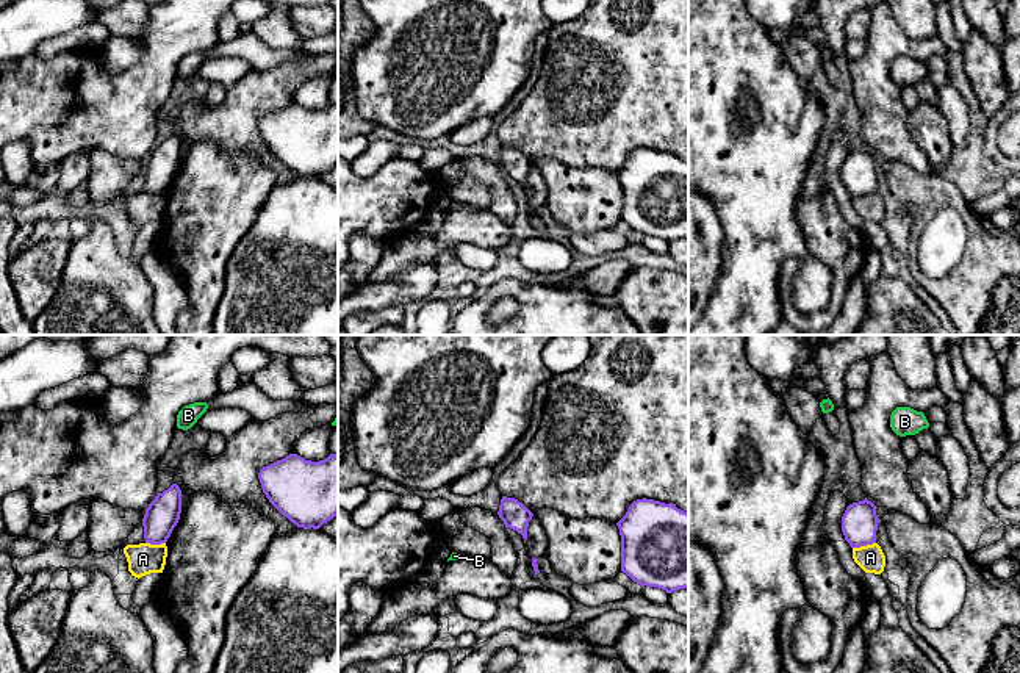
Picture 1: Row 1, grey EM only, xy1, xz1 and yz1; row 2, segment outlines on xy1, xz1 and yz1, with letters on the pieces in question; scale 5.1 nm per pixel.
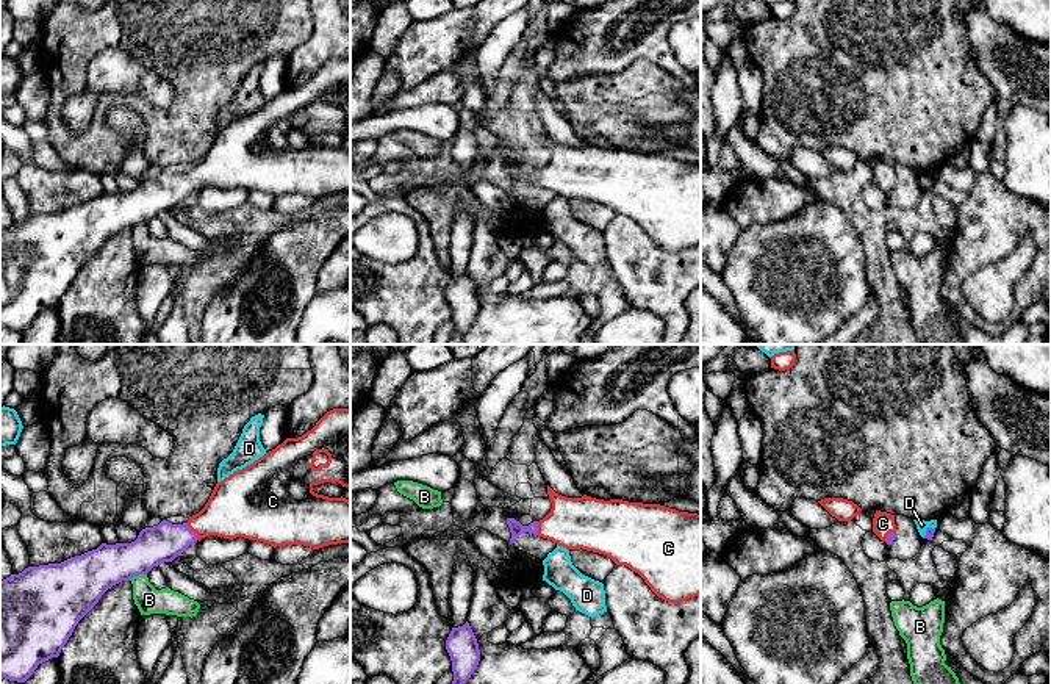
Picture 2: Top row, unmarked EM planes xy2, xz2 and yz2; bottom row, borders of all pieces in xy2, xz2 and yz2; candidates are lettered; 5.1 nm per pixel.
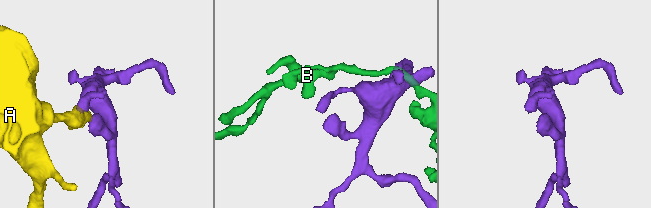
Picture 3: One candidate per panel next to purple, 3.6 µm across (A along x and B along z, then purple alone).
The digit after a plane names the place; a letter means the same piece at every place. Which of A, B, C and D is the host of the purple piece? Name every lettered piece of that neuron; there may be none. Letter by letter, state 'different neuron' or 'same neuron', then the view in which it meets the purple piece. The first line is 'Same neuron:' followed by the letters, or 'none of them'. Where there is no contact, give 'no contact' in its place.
Same neuron: C
A: different neuron | yz1
B: different neuron | xy2
C: same neuron | xy2
D: different neuron | yz2

